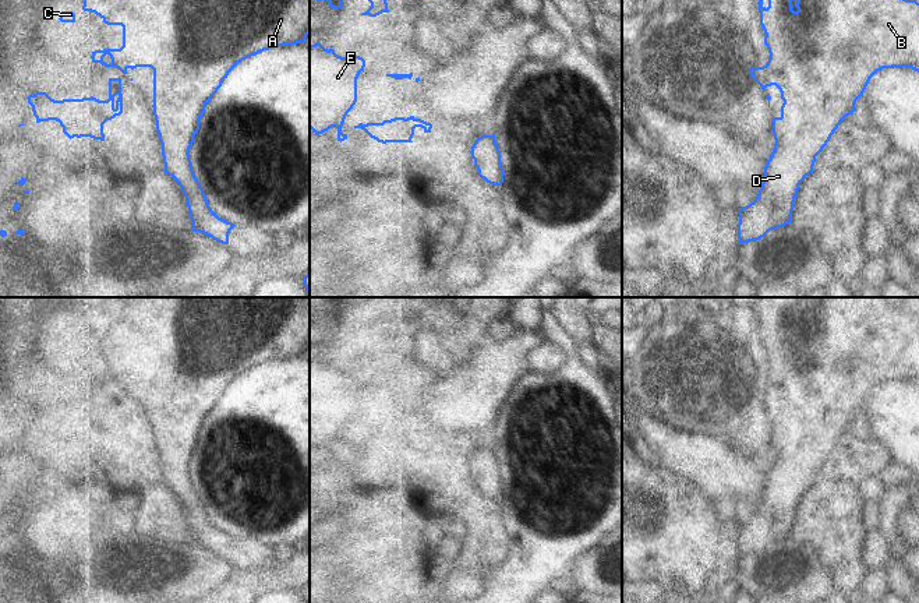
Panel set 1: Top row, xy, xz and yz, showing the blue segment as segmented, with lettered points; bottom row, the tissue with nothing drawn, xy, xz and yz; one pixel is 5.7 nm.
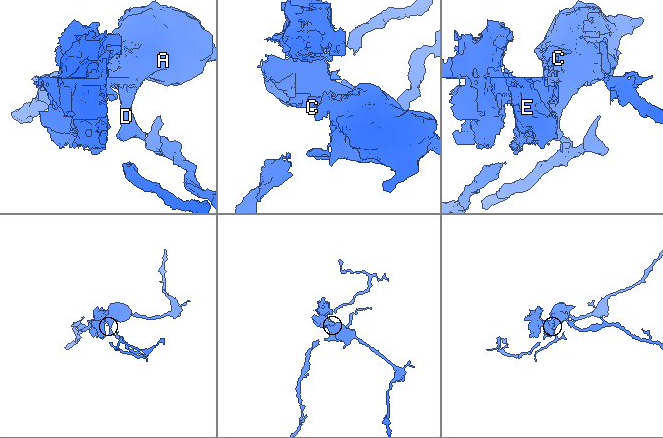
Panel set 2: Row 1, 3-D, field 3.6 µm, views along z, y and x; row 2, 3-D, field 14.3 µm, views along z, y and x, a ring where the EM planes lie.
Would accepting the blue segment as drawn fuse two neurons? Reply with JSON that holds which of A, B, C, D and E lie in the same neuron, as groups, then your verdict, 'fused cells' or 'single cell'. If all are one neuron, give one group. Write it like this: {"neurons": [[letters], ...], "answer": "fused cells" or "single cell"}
{"neurons": [["A", "B", "C", "D", "E"]], "answer": "single cell"}

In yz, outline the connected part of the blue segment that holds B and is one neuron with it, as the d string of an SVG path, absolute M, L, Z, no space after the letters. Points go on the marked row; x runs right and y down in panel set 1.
M759 0L760 25L766 34L764 45L768 49L770 59L763 67L749 67L749 73L754 82L757 82L764 91L767 87L775 85L781 92L781 99L784 100L781 106L781 116L773 117L773 135L775 140L774 149L764 166L764 179L760 186L759 194L753 202L739 209L739 223L738 223L738 239L740 244L760 240L770 230L782 228L791 223L791 216L793 211L793 202L799 190L800 183L806 176L813 173L813 166L816 156L823 151L823 148L830 141L834 131L838 128L841 121L855 112L856 100L863 95L870 78L883 68L899 68L909 67L919 73L919 3L916 0L768 0L768 7L763 6L763 0Z

